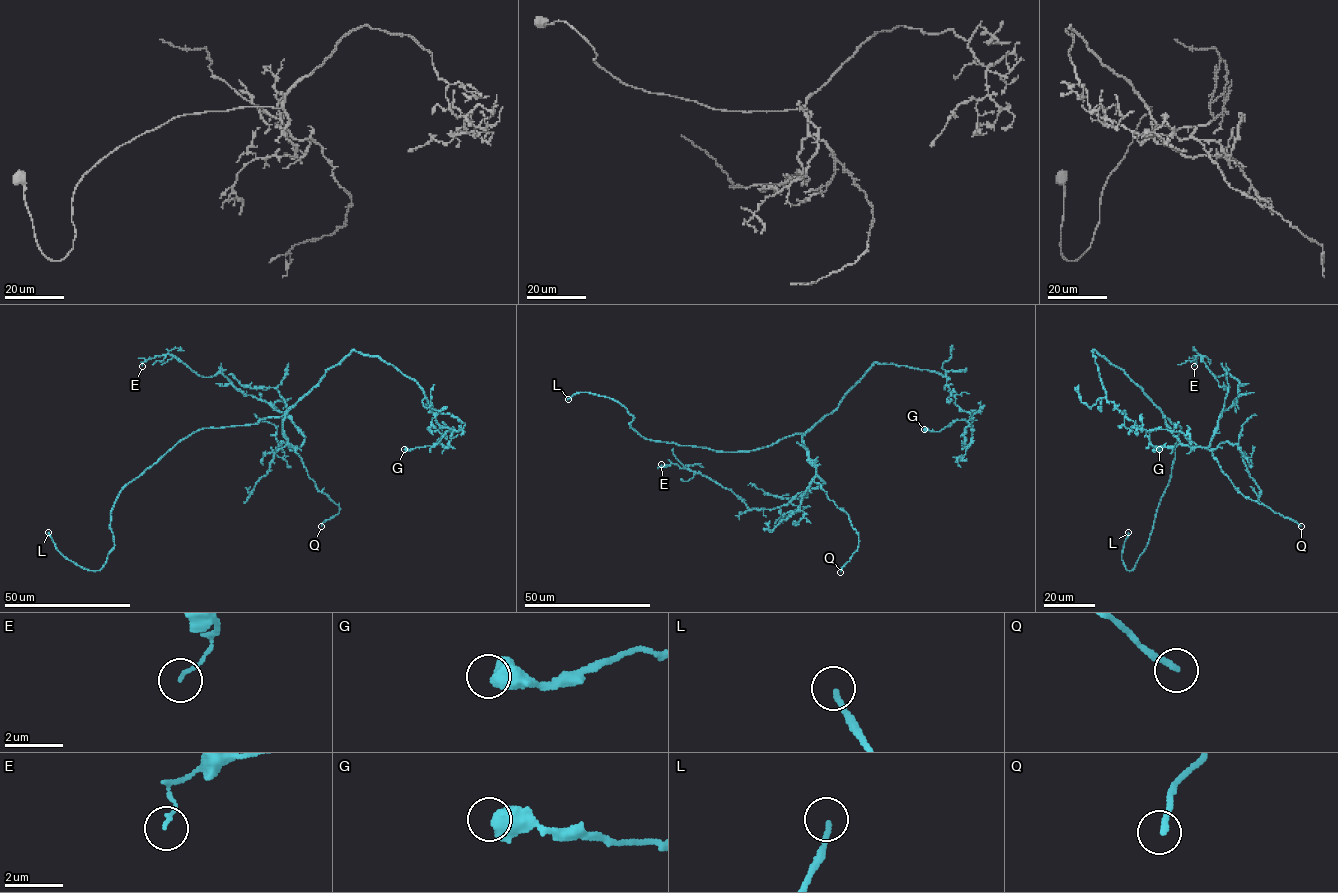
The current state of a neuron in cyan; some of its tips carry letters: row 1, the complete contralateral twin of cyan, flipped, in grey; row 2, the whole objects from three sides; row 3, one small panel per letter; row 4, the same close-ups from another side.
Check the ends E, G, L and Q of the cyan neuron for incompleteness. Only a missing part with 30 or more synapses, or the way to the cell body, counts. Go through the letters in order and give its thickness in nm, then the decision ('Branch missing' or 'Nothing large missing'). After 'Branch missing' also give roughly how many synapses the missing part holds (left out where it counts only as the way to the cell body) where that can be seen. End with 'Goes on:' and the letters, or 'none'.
E: Thickness 100 nm. Nothing large missing
G: Thickness 700 nm. Nothing large missing
L: Thickness 170 nm. Branch missing
Q: Thickness 200 nm. Nothing large missing
Goes on: L

